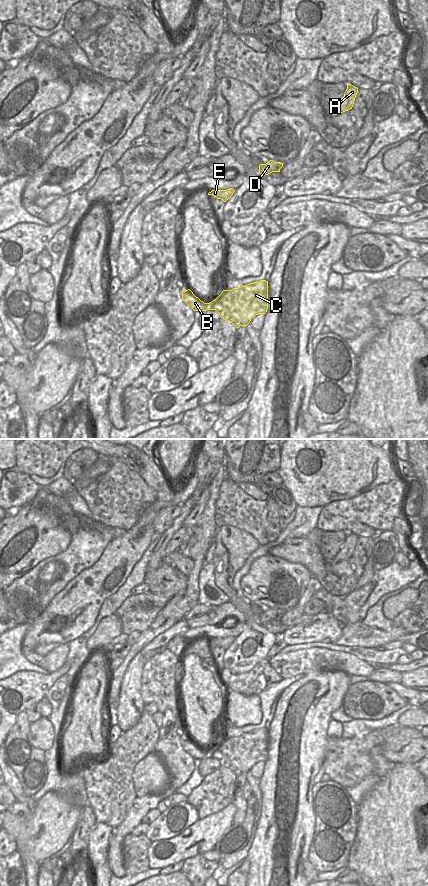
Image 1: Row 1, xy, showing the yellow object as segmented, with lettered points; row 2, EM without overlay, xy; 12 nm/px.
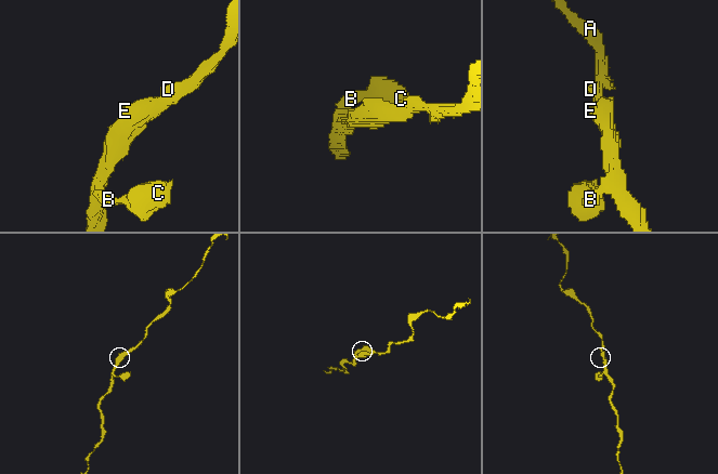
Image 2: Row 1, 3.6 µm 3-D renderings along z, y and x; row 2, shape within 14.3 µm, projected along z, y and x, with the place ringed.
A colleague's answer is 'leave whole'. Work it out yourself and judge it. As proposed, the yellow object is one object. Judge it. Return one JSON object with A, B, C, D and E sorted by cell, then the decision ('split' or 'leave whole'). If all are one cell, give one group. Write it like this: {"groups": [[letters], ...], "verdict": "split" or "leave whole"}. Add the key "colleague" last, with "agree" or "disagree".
{"groups": [["A", "B", "C", "D", "E"]], "verdict": "leave whole", "colleague": "agree"}

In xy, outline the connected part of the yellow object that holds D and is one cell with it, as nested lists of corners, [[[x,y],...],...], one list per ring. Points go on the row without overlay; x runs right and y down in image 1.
[[[270,608],[266,612],[259,613],[259,621],[261,623],[268,623],[272,620],[280,620],[280,617],[282,615],[283,615],[283,611]]]

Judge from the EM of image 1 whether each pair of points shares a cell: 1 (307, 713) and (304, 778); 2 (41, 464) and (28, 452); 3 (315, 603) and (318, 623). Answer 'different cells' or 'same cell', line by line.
1: same cell
2: same cell
3: different cells

